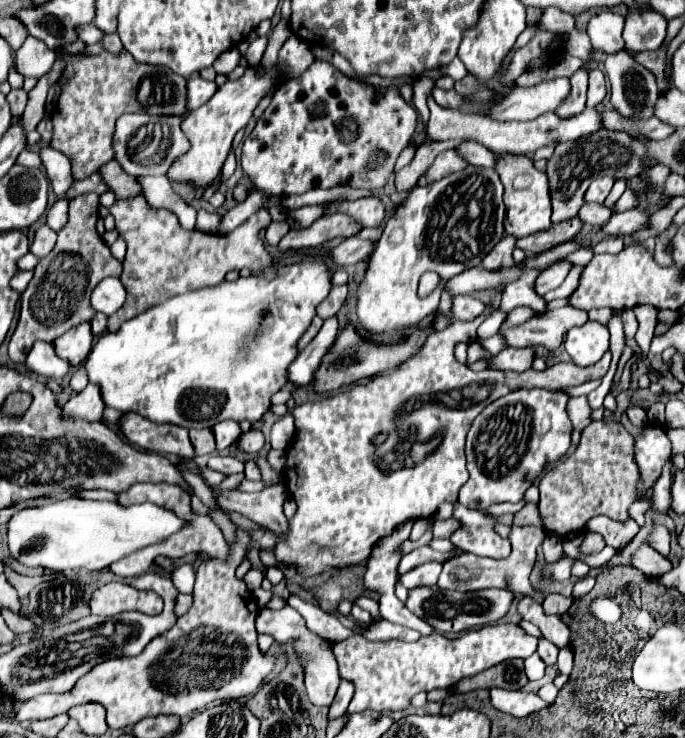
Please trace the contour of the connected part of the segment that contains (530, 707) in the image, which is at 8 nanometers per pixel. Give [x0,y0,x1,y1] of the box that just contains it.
[490,688,548,718]

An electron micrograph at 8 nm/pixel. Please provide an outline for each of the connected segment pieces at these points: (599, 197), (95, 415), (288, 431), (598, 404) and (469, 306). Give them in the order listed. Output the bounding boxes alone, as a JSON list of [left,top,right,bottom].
[[584,176,614,204],[64,382,104,422],[270,414,294,450],[586,366,616,410],[452,296,484,320]]

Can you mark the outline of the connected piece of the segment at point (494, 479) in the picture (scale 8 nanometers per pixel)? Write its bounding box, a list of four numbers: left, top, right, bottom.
[458,390,572,510]

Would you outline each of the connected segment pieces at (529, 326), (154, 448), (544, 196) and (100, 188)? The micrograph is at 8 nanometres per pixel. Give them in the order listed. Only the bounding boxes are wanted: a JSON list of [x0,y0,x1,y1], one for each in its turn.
[[500,308,588,350],[120,412,196,460],[496,154,552,238],[58,172,110,198]]

